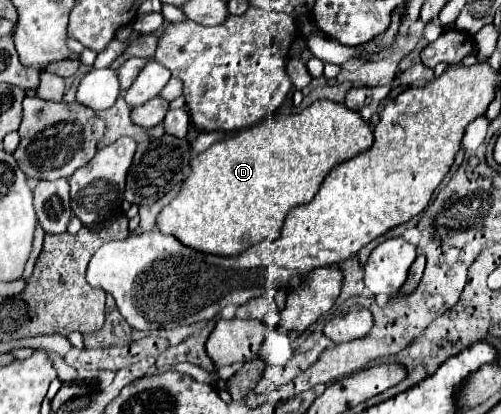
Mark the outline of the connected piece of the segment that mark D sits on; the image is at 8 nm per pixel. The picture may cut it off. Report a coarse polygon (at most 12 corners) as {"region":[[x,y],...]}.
{"region":[[318,100],[194,156],[158,228],[238,256],[276,240],[368,124]]}

